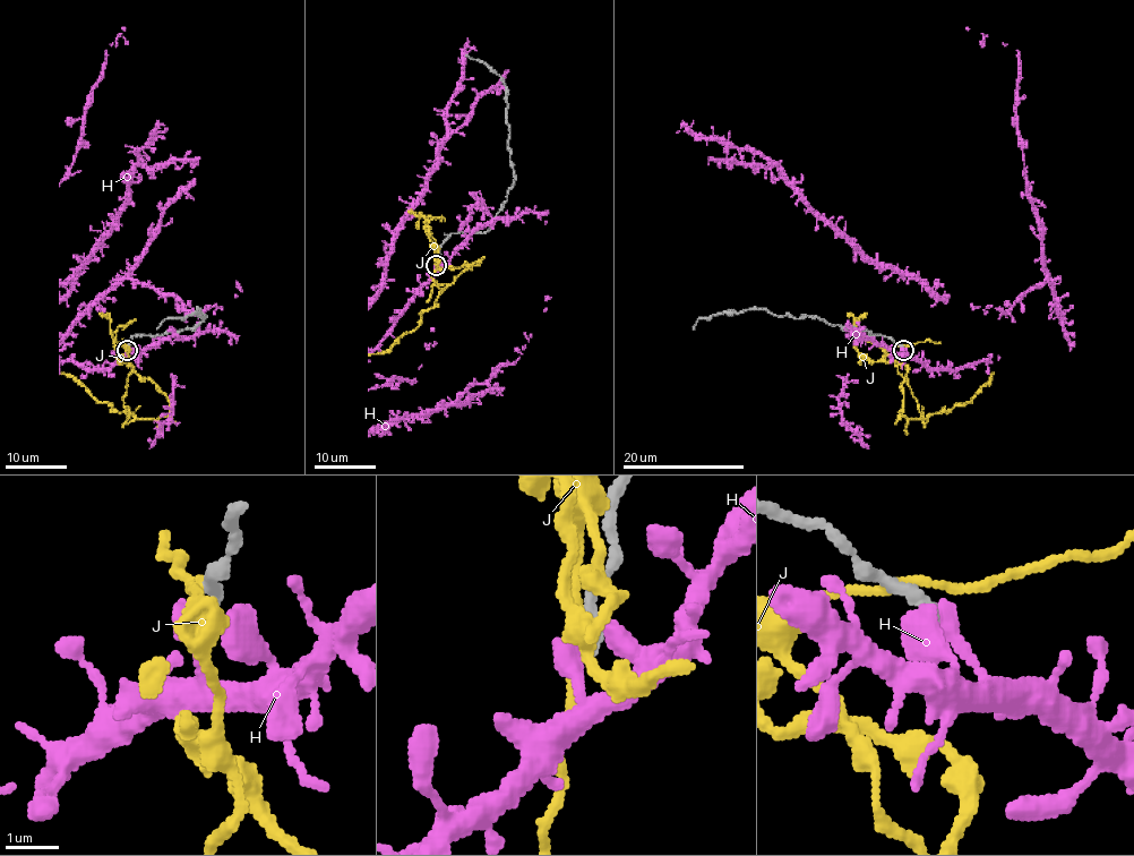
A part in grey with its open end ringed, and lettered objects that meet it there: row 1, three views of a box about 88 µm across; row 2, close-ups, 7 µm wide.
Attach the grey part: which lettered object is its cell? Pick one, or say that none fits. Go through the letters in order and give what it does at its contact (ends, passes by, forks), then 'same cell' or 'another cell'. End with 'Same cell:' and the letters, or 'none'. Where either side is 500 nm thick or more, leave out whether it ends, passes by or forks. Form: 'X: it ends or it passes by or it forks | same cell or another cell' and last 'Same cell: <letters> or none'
H: it ends | another cell
J: it passes by | another cell
Same cell: none

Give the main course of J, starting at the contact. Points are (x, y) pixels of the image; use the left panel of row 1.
J: (128, 344), (130, 374), (123, 402), (129, 422), (134, 418), (129, 413), (95, 400), (59, 371)

